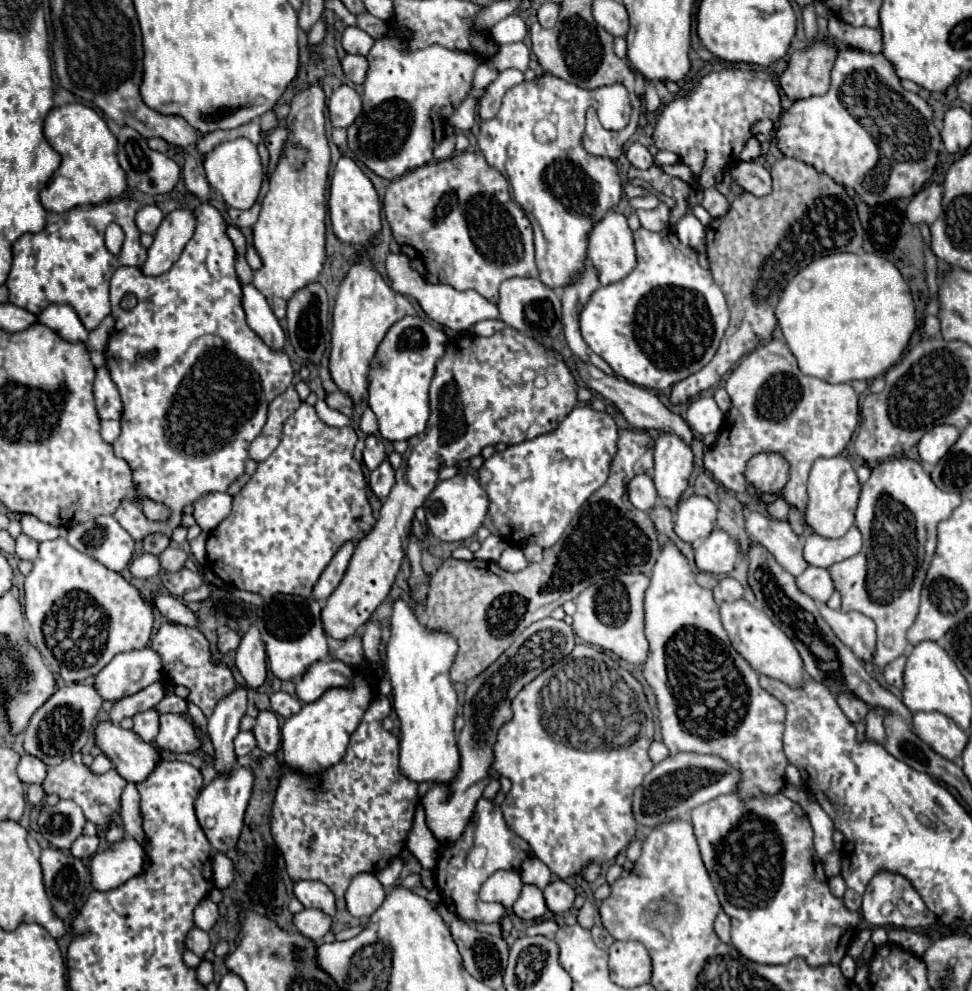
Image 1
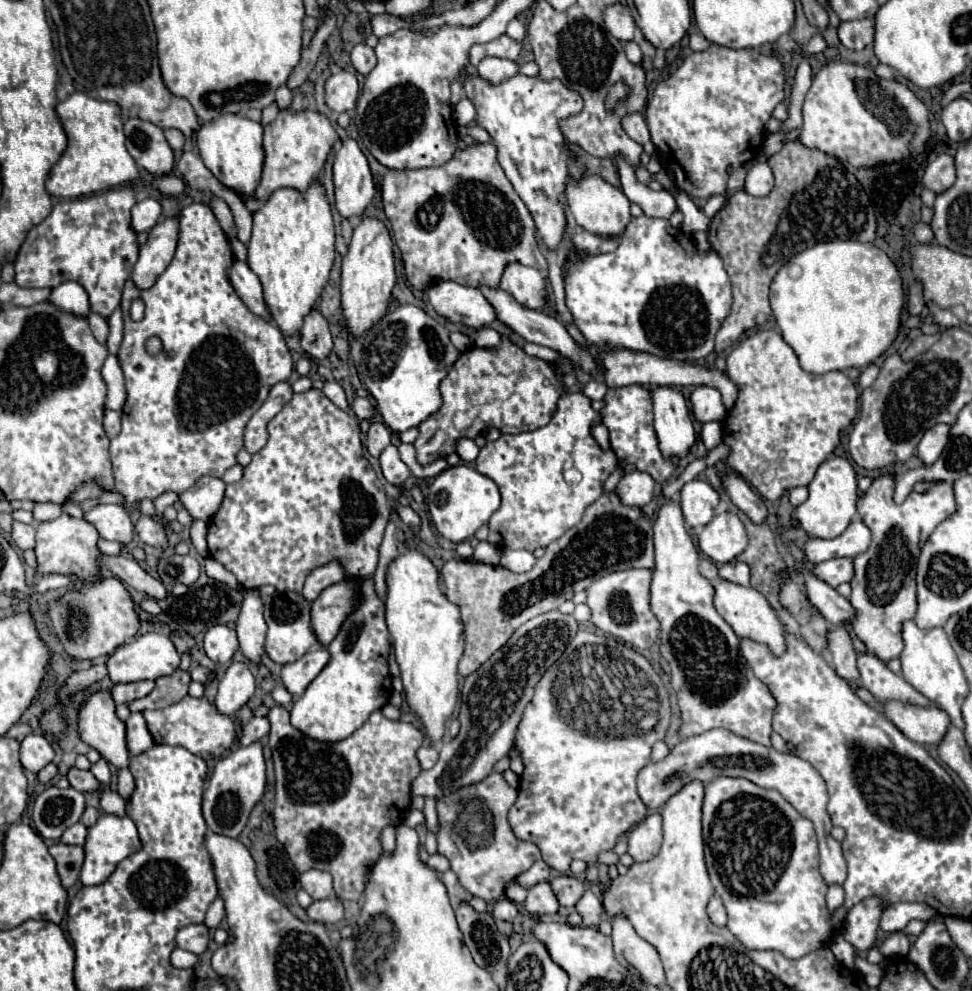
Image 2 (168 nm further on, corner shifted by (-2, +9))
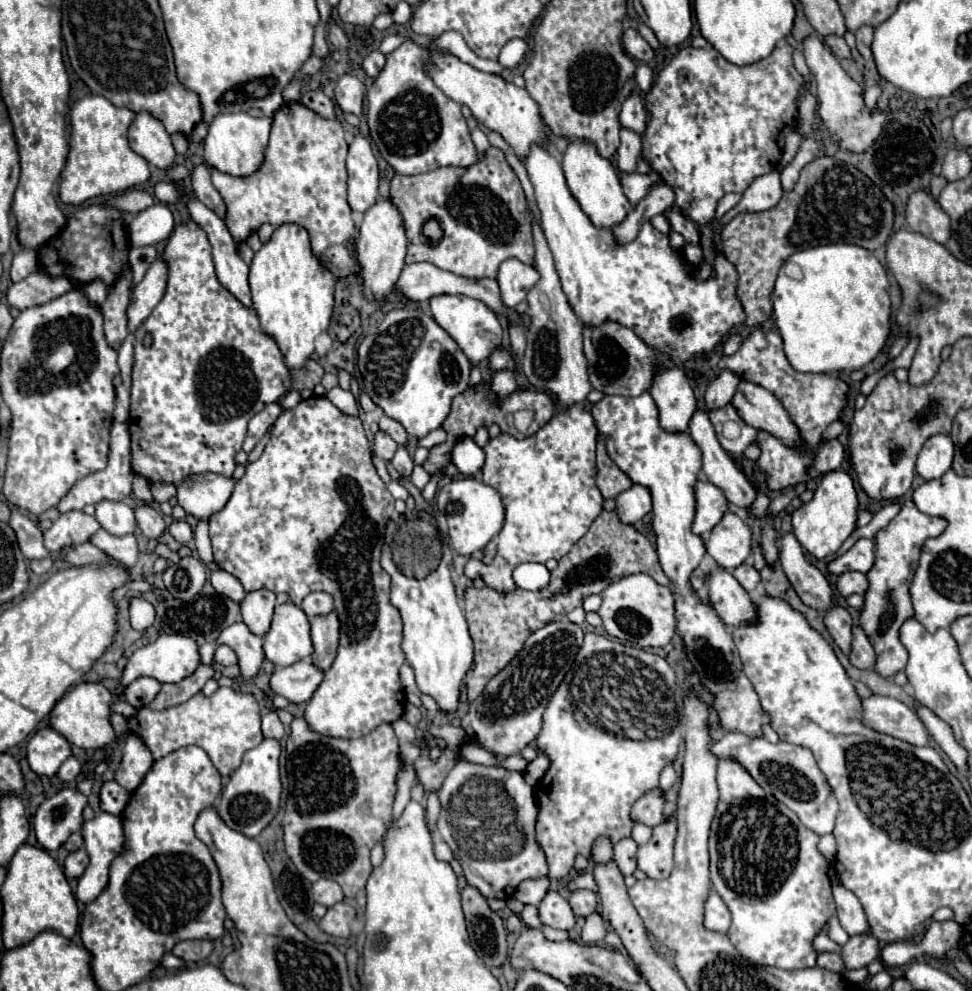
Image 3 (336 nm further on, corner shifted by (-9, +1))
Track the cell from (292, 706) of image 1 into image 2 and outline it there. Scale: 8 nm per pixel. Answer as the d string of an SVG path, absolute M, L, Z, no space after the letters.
M276 687L276 689L272 691L272 697L274 697L274 701L276 701L278 705L284 705L284 707L294 701L294 695L292 695L286 687Z

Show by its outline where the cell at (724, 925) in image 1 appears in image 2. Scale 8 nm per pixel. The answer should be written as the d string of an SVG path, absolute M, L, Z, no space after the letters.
M714 895L714 897L710 899L710 903L708 903L708 917L710 917L710 921L712 921L714 925L720 925L720 927L726 925L726 909L724 909L722 899L718 899L716 895Z

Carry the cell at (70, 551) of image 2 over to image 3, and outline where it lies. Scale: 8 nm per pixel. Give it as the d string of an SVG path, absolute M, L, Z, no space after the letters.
M67 511L57 521L53 521L51 529L45 531L45 547L51 551L51 557L57 559L57 551L61 547L69 547L69 543L85 543L99 529L95 517L83 511Z

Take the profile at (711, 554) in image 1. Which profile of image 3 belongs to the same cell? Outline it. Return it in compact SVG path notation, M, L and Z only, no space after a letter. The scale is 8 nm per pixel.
M727 511L723 519L711 529L707 553L727 571L739 567L751 553L751 529L743 525L735 513Z

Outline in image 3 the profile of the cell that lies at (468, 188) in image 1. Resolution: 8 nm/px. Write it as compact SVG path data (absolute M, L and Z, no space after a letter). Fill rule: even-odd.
M489 147L485 157L469 167L437 167L419 175L395 175L391 179L391 199L399 207L405 221L405 231L409 239L409 251L405 257L407 263L427 261L437 265L439 269L469 279L495 279L499 265L509 257L521 259L523 263L533 263L533 235L529 227L525 195L517 175L505 161L505 153L497 147ZM429 219L437 219L443 231L439 241L427 239L421 231L425 221Z

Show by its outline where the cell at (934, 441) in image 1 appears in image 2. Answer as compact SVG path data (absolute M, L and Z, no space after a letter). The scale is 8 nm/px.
M938 423L924 433L918 445L918 457L924 461L924 465L930 465L940 457L942 449L948 443L948 433L950 433L950 425L946 423Z

